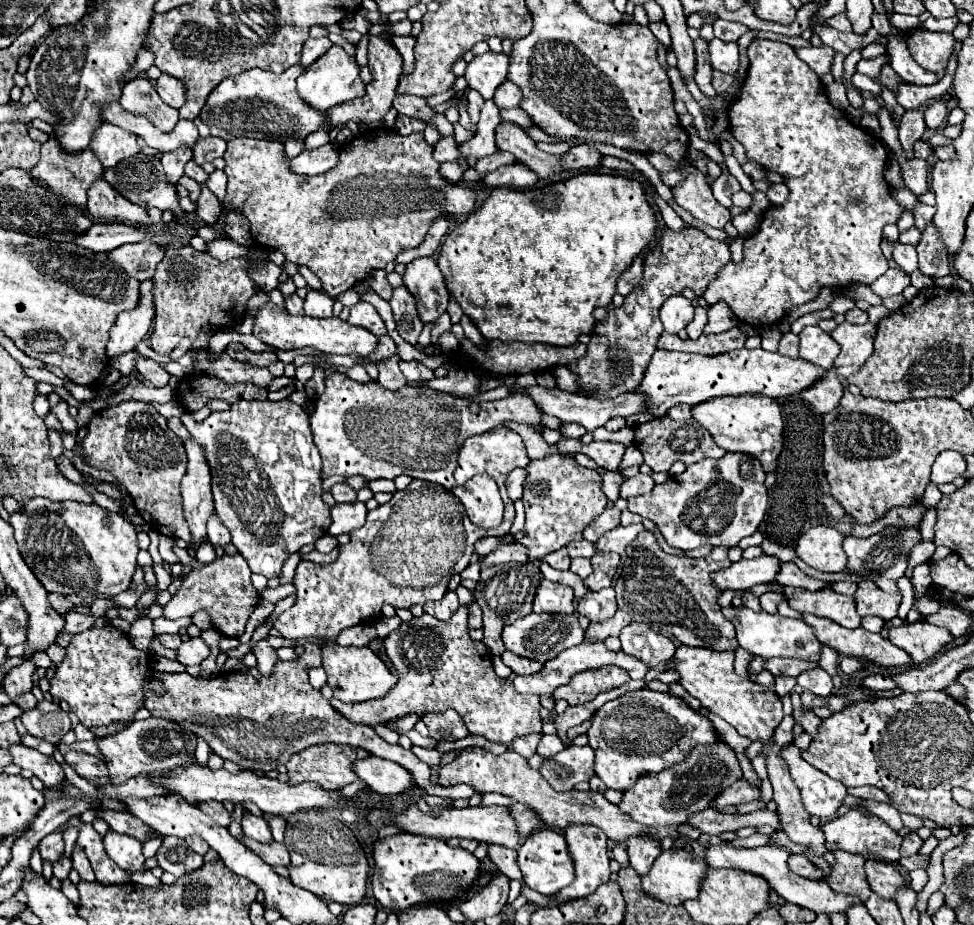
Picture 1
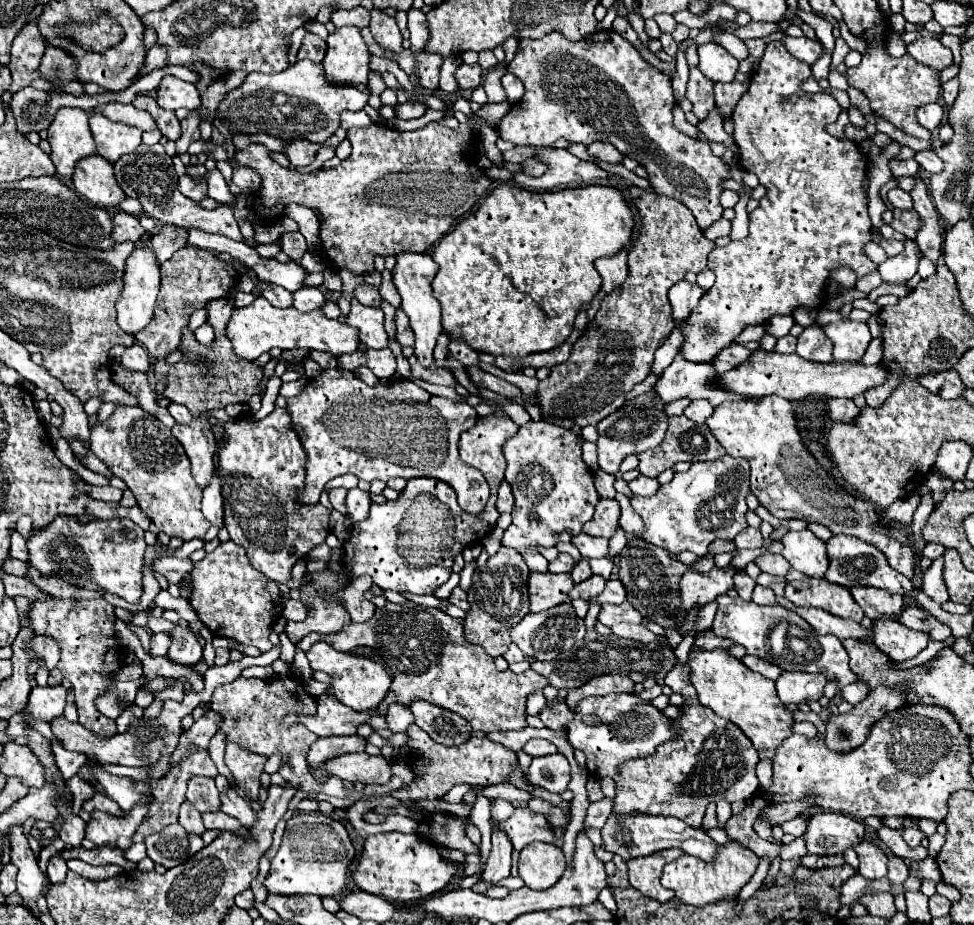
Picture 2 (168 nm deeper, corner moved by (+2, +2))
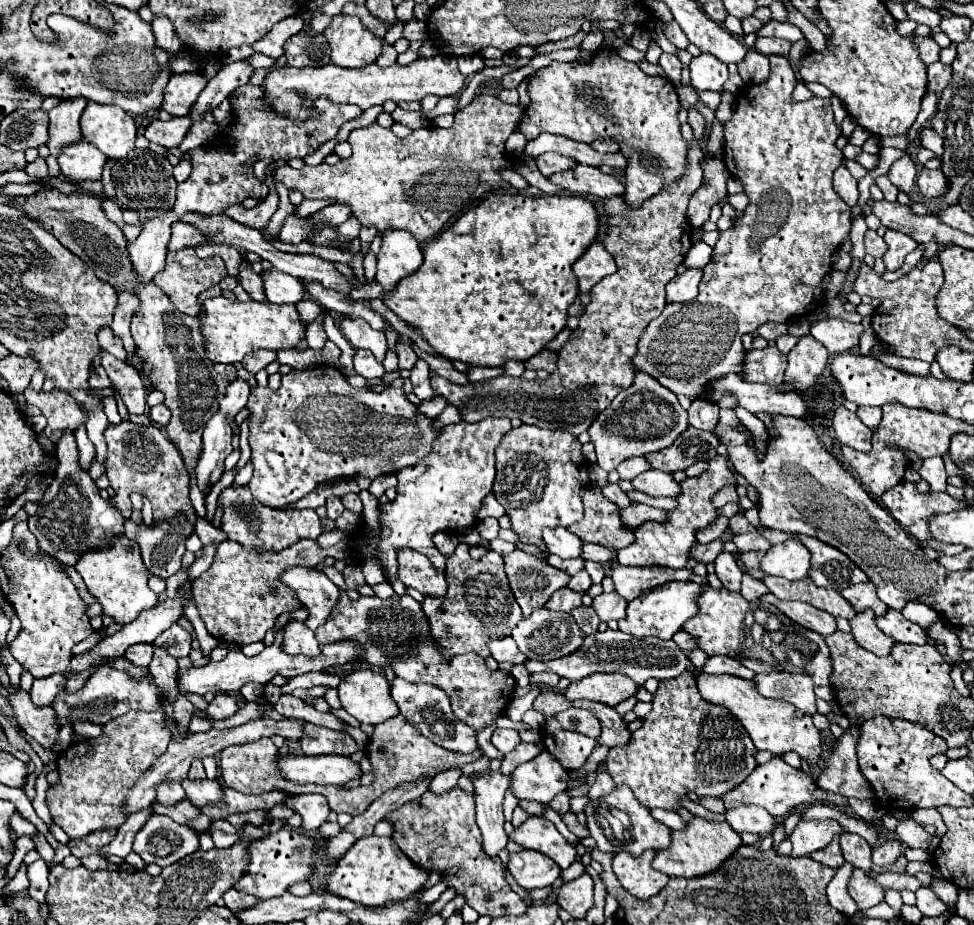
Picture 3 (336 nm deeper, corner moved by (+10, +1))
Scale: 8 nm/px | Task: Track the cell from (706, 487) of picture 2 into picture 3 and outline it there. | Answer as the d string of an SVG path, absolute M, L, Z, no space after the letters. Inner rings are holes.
M717 455L707 463L707 469L699 477L687 477L681 483L681 493L675 497L677 507L667 511L667 521L645 521L635 527L635 541L617 551L617 561L627 567L643 567L643 565L665 565L673 569L685 567L689 561L689 553L693 545L697 545L697 531L707 529L711 523L719 519L719 509L713 505L713 497L719 489L731 485L737 487L735 473L729 469L727 459Z

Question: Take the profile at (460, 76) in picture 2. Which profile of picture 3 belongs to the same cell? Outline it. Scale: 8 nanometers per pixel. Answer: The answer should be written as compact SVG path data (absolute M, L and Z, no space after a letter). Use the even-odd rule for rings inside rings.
M437 55L431 59L417 59L411 65L391 65L391 67L377 67L375 63L369 67L363 67L361 71L357 69L343 69L335 65L325 65L325 67L303 67L303 69L293 69L289 65L275 69L265 75L261 89L265 91L265 103L281 113L289 115L291 119L307 121L317 115L313 103L323 97L333 103L353 103L361 107L363 111L373 107L373 105L383 105L387 99L397 101L421 101L427 95L439 95L439 97L449 97L457 95L465 87L465 75L459 73L457 61L451 55Z

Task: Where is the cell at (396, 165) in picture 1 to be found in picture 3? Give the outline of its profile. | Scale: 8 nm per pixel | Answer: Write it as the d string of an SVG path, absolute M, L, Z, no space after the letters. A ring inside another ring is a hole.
M481 93L475 95L465 109L455 113L455 123L449 129L423 127L415 129L409 137L399 139L391 129L371 123L349 133L347 141L353 149L349 159L339 161L337 165L321 163L317 167L303 167L301 171L293 167L277 167L271 175L275 183L283 183L289 191L301 191L305 199L333 199L335 203L349 205L351 215L361 223L361 227L375 227L379 235L387 229L403 229L409 231L419 245L423 245L425 241L431 241L455 213L463 213L479 199L479 195L487 189L495 189L495 183L507 187L507 183L503 183L497 175L497 169L511 167L511 159L507 159L503 145L513 133L513 127L517 127L521 115L523 109L519 105L509 105L491 93Z

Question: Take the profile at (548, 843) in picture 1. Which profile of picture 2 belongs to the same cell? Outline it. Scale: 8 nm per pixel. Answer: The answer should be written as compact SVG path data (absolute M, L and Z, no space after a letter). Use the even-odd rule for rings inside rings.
M533 842L521 850L519 876L531 890L547 890L565 870L565 858L555 844Z

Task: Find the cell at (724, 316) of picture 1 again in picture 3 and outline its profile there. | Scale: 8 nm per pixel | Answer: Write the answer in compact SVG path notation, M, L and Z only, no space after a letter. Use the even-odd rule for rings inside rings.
M637 371L631 387L623 389L613 403L597 415L593 425L589 427L591 443L595 445L597 465L605 471L613 471L621 461L633 455L647 455L651 451L665 449L673 443L673 439L689 427L687 411L679 405L677 395L665 389L657 379Z

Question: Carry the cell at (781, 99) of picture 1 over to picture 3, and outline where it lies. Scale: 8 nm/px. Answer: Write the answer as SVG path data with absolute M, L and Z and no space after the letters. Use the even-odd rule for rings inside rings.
M769 55L769 79L757 85L749 85L743 87L741 93L737 95L737 109L733 113L733 117L725 123L725 165L731 171L733 177L741 179L741 183L745 185L745 193L749 195L749 207L745 209L743 217L735 221L735 225L727 231L721 233L717 245L713 247L713 255L711 261L705 265L703 269L703 279L699 283L699 295L697 299L689 301L689 303L667 303L665 311L653 319L645 331L645 335L641 335L639 343L637 343L637 371L645 371L649 375L653 375L661 385L665 385L669 391L673 391L675 395L687 395L691 399L699 399L701 391L705 391L705 383L709 383L709 379L717 379L725 373L737 373L741 371L741 359L743 359L743 345L741 345L741 337L745 333L753 333L761 323L765 321L777 321L777 323L785 323L791 317L797 315L809 315L817 309L823 307L823 277L829 273L829 263L831 263L831 255L849 239L849 231L851 231L851 207L835 193L833 189L833 173L835 169L841 165L843 161L843 153L841 149L837 149L835 141L839 137L839 127L835 123L833 111L831 111L831 101L801 101L801 103L793 103L791 101L791 93L793 87L797 85L797 75L791 67L791 63L787 61L787 57L779 57L779 55ZM667 375L681 379L683 383L673 383L667 381Z

